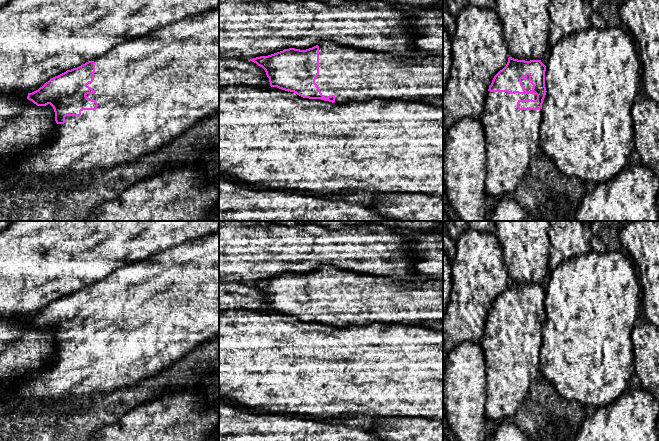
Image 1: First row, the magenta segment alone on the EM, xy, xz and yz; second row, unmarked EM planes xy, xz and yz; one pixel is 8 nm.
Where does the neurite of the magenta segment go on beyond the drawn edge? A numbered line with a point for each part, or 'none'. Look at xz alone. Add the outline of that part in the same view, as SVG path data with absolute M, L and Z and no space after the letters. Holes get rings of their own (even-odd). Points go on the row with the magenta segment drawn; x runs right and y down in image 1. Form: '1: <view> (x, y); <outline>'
1: xz (352, 75); M321 42L318 46L319 74L315 83L323 96L334 95L337 104L379 99L443 106L443 53L398 57L334 42Z

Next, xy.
1: xy (149, 90); M219 8L208 10L202 14L185 18L179 22L172 23L165 27L153 30L139 38L124 42L99 58L95 62L94 80L87 86L96 91L95 94L87 94L87 98L98 103L96 110L82 110L80 116L66 116L64 124L57 124L55 132L50 141L16 157L7 165L8 174L0 174L0 188L10 188L15 182L25 175L49 175L49 176L79 176L82 172L94 170L109 170L112 167L130 163L143 155L158 151L164 145L171 142L175 137L182 134L188 128L199 122L201 119L219 111Z

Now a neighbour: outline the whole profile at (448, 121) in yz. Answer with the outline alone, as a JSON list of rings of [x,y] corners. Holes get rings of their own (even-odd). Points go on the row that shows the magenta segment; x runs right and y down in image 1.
[[[468,5],[456,18],[457,28],[451,38],[453,64],[443,96],[443,130],[446,131],[462,118],[481,120],[489,86],[510,57],[503,26],[495,10]]]

